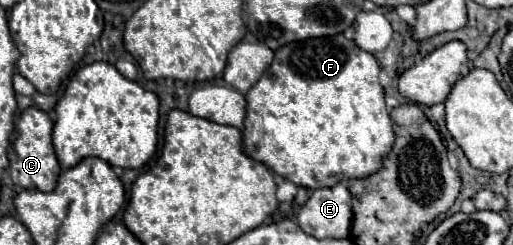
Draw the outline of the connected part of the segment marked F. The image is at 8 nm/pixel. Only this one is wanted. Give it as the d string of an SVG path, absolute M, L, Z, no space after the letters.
M343 33L333 37L317 37L295 41L279 47L271 67L245 93L245 153L265 163L277 175L291 179L307 189L317 189L319 177L337 175L339 179L363 179L383 167L383 159L393 147L393 123L385 105L383 87L379 83L377 59L357 47Z

